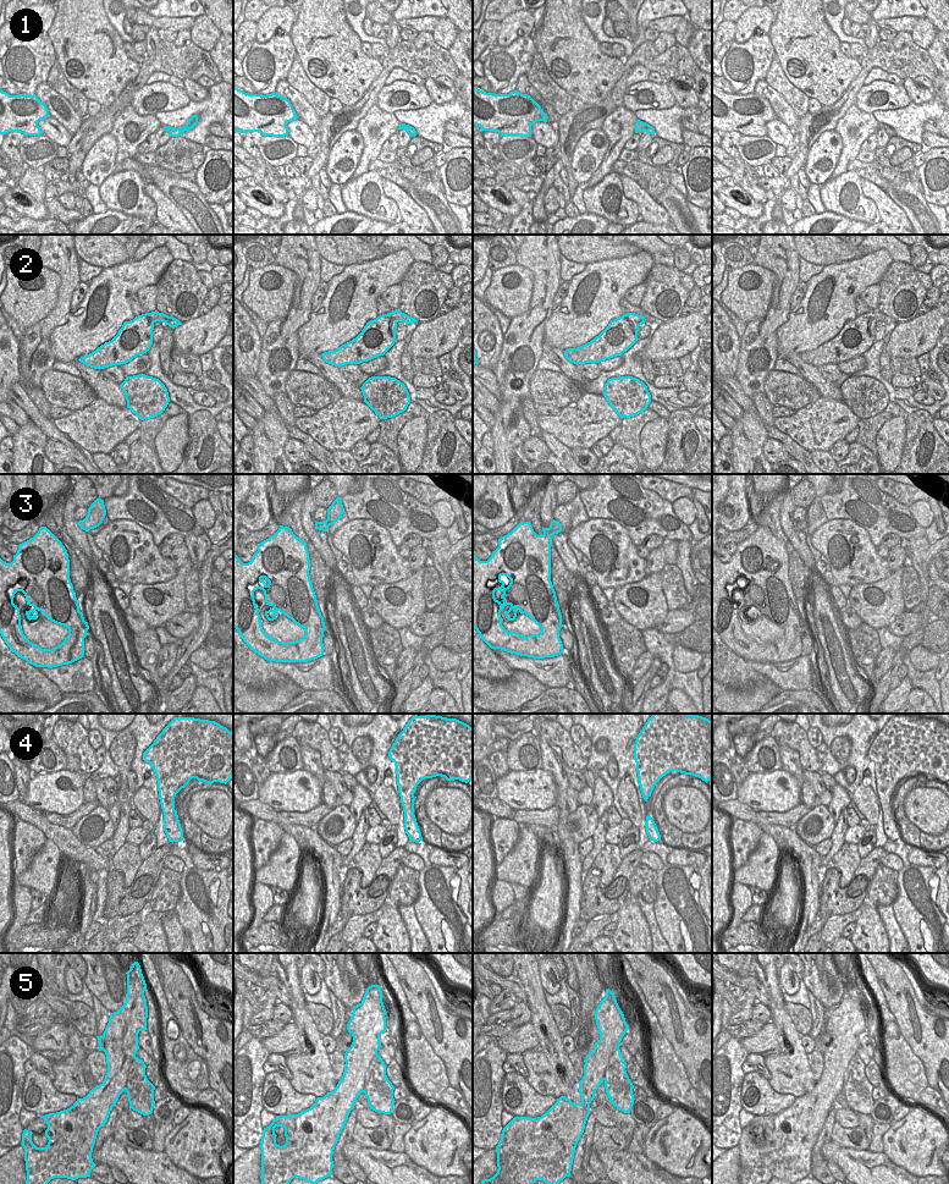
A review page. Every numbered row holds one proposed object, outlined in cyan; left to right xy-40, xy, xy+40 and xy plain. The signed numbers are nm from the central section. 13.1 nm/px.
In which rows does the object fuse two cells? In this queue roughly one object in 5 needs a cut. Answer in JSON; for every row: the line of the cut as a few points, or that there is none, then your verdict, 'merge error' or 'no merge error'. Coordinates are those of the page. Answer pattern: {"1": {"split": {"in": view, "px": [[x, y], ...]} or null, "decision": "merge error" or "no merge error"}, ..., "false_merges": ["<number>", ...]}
{"1": {"split": null, "decision": "no merge error"}, "2": {"split": null, "decision": "no merge error"}, "3": {"split": null, "decision": "no merge error"}, "4": {"split": null, "decision": "no merge error"}, "5": {"split": {"in": "xy", "px": [[376, 1053], [367, 1072], [364, 1092]]}, "decision": "merge error"}, "false_merges": ["5"]}

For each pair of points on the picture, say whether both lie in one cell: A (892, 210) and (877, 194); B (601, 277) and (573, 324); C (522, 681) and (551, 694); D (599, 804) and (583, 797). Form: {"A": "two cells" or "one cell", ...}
{"A": "one cell", "B": "one cell", "C": "two cells", "D": "two cells"}

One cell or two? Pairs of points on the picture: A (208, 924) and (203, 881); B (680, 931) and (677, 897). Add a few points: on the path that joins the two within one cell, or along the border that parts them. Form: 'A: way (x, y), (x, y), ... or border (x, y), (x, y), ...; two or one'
A: way (203, 913), (200, 909), (200, 892); one
B: way (680, 923), (680, 912), (677, 906); one

